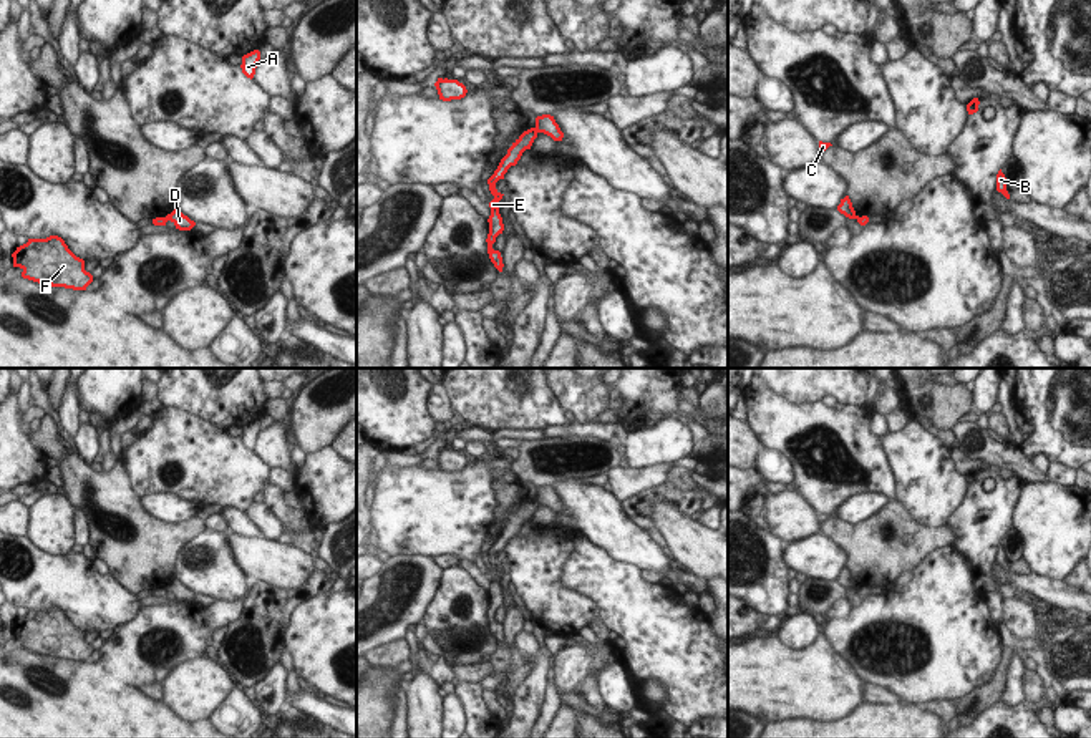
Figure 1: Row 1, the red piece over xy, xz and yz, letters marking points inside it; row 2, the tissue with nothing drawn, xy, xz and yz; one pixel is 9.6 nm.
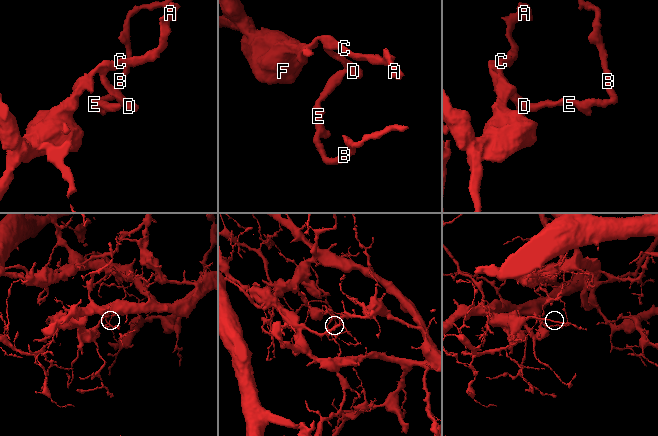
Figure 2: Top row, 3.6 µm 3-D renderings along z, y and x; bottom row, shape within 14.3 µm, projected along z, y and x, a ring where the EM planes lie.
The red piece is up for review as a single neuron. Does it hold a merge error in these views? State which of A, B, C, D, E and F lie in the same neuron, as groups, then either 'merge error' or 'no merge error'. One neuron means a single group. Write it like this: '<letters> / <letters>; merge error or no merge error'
A C D F / B E; merge error

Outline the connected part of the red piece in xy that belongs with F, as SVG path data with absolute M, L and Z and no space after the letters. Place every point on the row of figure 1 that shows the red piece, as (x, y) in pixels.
M58 235L28 239L12 254L13 267L20 267L22 277L73 290L86 290L93 275L85 270L85 260L76 257Z

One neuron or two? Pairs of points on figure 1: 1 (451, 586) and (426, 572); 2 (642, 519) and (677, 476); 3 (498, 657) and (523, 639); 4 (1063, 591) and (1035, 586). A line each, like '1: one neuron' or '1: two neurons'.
1: two neurons
2: one neuron
3: two neurons
4: one neuron

